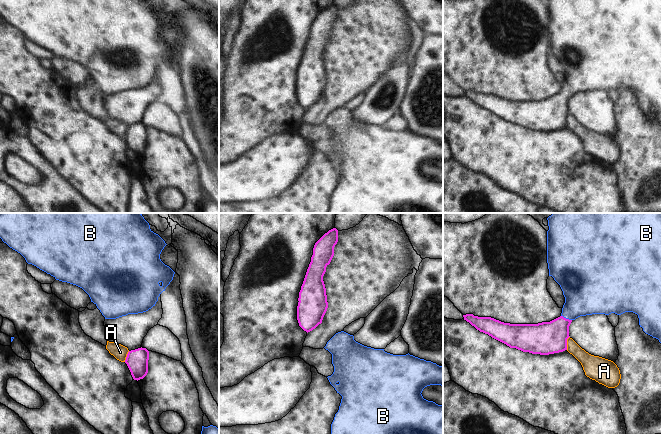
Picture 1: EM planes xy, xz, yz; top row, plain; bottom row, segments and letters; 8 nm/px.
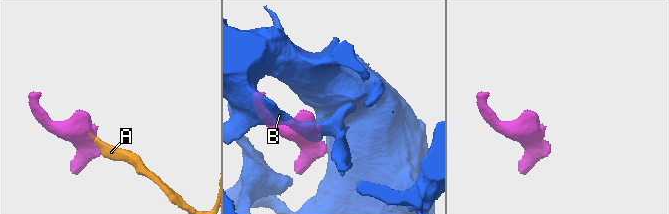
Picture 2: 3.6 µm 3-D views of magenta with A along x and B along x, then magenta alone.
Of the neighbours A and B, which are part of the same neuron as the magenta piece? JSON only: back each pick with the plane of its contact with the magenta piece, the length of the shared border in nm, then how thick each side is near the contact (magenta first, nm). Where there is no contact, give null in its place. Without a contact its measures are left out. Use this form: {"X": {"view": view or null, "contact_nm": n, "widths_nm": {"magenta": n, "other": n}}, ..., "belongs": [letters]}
{"B": {"view": "yz", "contact_nm": 100, "widths_nm": {"magenta": 260, "other": 340}}, "belongs": ["B"]}

